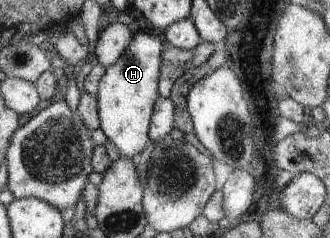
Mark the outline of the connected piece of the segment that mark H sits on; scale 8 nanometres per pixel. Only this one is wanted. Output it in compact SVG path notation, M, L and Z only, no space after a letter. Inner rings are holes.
M135 32L119 59L105 68L97 92L100 126L107 139L118 148L122 157L134 159L149 143L149 126L155 102L158 100L161 54L164 44L158 36Z

